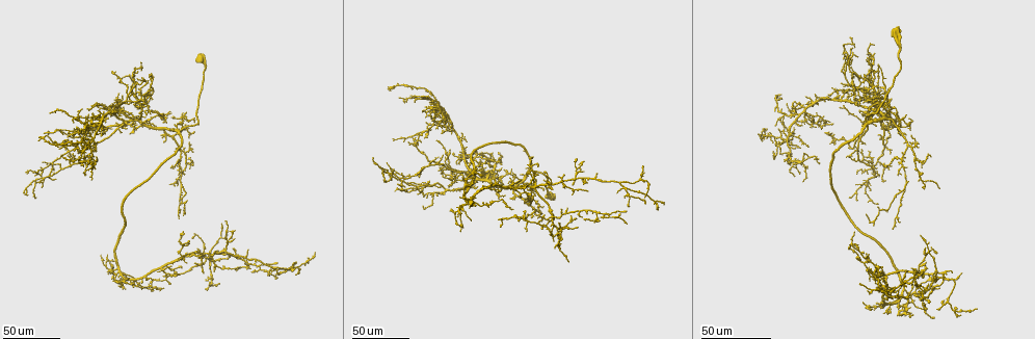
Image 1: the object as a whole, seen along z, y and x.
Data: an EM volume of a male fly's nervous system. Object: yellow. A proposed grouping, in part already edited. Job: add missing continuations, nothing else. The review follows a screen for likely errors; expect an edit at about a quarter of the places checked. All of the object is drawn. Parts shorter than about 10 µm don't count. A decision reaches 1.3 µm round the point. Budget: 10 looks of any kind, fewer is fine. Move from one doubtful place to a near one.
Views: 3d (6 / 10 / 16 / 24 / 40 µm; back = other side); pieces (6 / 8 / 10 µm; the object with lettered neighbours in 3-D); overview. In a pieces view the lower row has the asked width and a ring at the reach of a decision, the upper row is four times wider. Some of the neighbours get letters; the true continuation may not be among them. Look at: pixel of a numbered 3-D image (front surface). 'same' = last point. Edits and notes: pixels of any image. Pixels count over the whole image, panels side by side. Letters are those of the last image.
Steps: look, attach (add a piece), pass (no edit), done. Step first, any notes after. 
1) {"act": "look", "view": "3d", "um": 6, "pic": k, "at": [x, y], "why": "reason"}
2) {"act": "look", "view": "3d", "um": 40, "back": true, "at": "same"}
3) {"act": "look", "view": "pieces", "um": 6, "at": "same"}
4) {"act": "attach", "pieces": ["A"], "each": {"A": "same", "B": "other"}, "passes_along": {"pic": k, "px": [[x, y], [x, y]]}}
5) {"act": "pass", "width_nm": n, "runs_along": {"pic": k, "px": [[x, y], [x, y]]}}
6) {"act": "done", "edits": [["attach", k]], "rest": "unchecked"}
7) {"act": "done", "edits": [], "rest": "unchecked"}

{"act": "look", "view": "3d", "um": 24, "pic": 1, "at": [879, 64], "why": "branch stops here"}

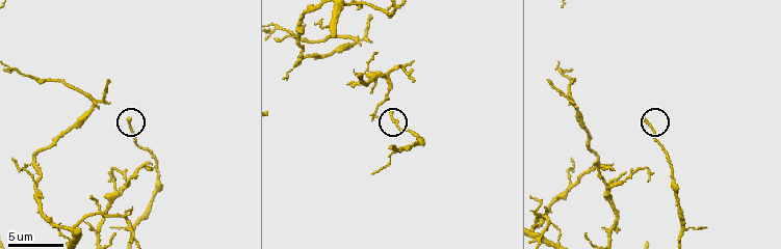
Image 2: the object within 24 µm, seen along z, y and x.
{"act": "look", "view": "3d", "um": 10, "pic": 2, "at": [390, 113]}

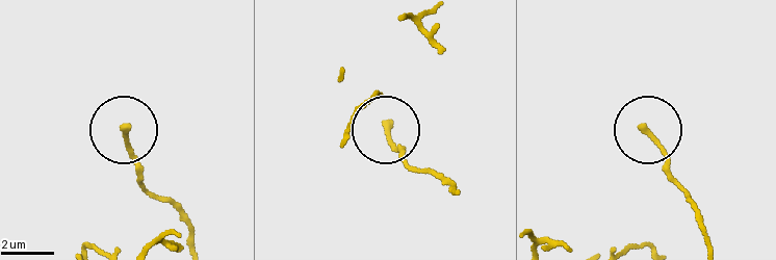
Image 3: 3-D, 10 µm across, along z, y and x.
{"act": "look", "view": "pieces", "um": 6, "pic": 3, "at": [644, 128]}

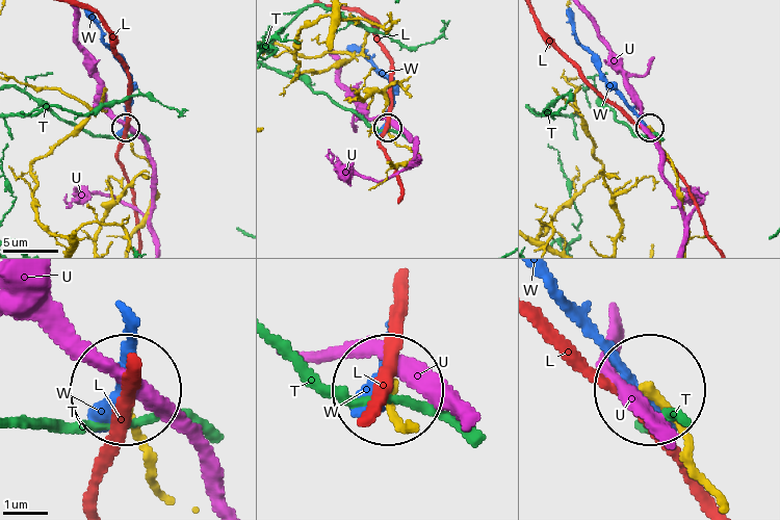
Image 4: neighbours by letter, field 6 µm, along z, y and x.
{"act": "pass", "each": {"L": "other", "T": "other", "U": "other", "W": "other"}, "runs_along": {"pic": 4, "px": [[723, 501], [690, 434], [652, 393]]}, "found": "none of them fits"}

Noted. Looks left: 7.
{"act": "look", "view": "3d", "um": 40, "pic": 1, "at": [170, 111], "why": "free end"}

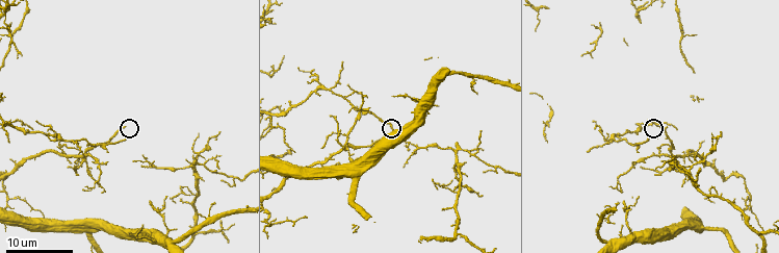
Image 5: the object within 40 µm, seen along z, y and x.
{"act": "look", "view": "pieces", "um": 6, "pic": 5, "at": [668, 127]}

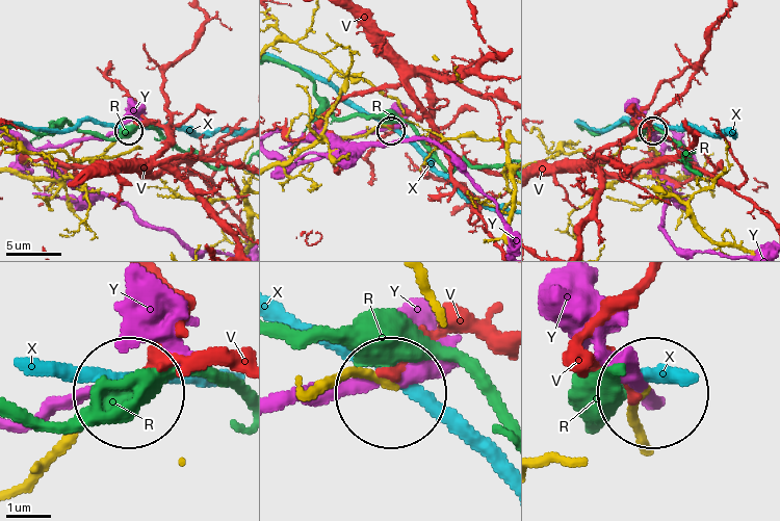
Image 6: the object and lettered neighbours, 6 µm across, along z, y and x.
{"act": "pass", "width_nm": 150, "each": {"R": "other", "V": "other", "X": "other", "Y": "other"}, "runs_along": {"pic": 6, "px": [[17, 491], [125, 398]]}, "found": "no lettered piece goes on from it"}

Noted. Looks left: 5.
{"act": "look", "view": "3d", "um": 40, "pic": 1, "at": [424, 205], "why": "end of a long branch"}

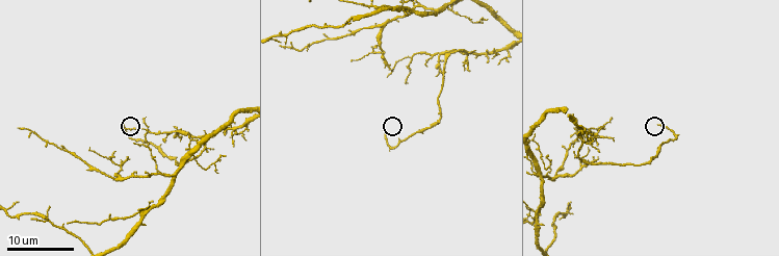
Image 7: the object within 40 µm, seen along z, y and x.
{"act": "look", "view": "pieces", "um": 6, "pic": 7, "at": [120, 126]}

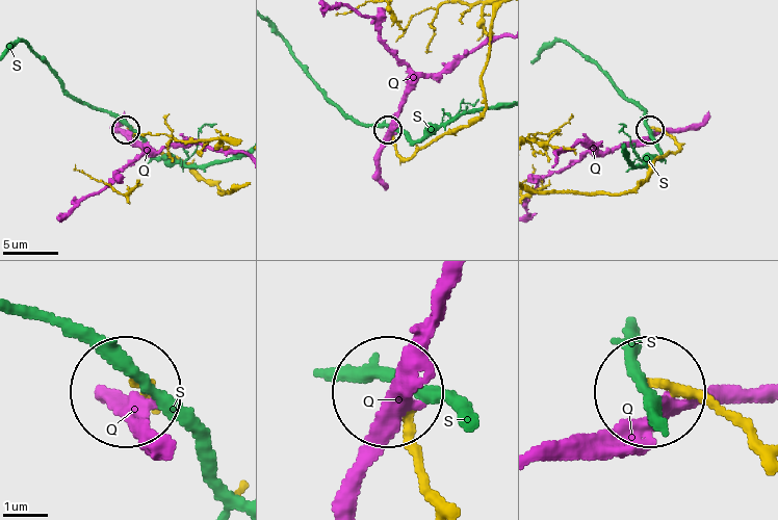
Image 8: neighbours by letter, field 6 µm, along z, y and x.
{"act": "pass", "each": {"Q": "other", "S": "other"}, "runs_along": {"pic": 8, "px": [[755, 449], [692, 397], [650, 383]]}, "found": "none of them fits"}

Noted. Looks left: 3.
{"act": "look", "view": "3d", "um": 24, "pic": 1, "at": [567, 261], "why": "end of a long branch"}

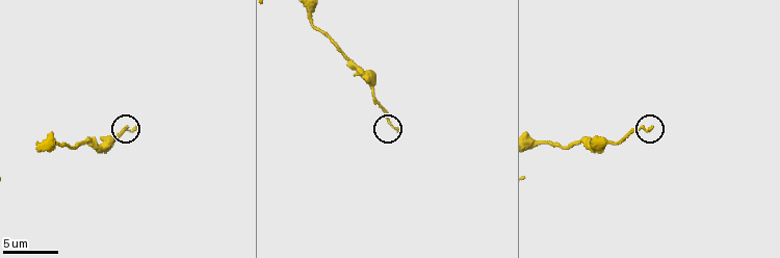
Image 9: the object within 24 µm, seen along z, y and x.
{"act": "look", "view": "pieces", "um": 6, "pic": 9, "at": [397, 130]}

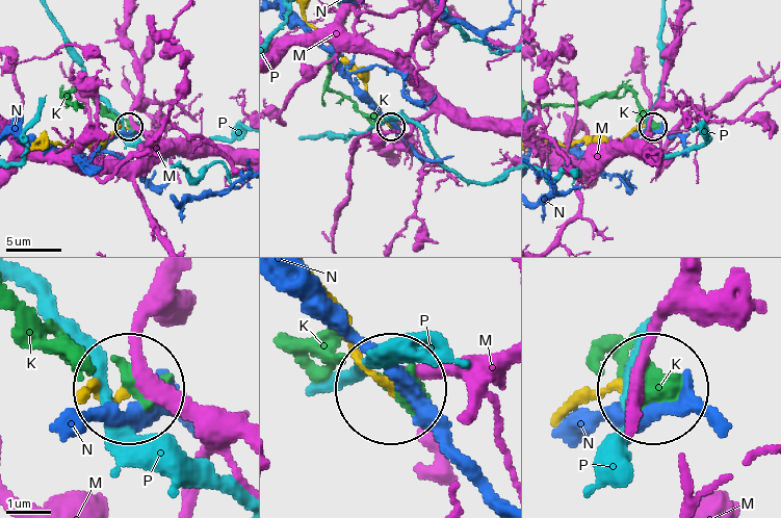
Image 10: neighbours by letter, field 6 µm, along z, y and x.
{"act": "pass", "width_nm": 170, "each": {"K": "other", "M": "other", "N": "other", "P": "other"}, "found": "none of them fits"}

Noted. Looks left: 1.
{"act": "done", "edits": [], "rest": "unchecked"}

